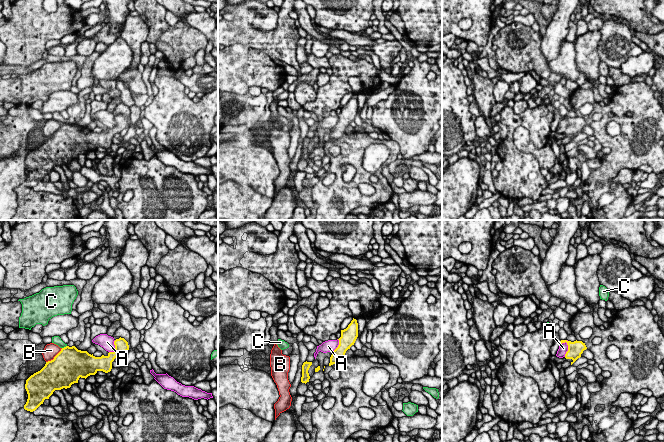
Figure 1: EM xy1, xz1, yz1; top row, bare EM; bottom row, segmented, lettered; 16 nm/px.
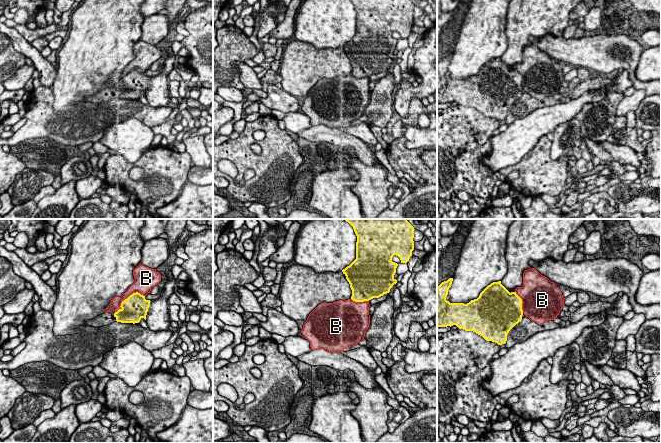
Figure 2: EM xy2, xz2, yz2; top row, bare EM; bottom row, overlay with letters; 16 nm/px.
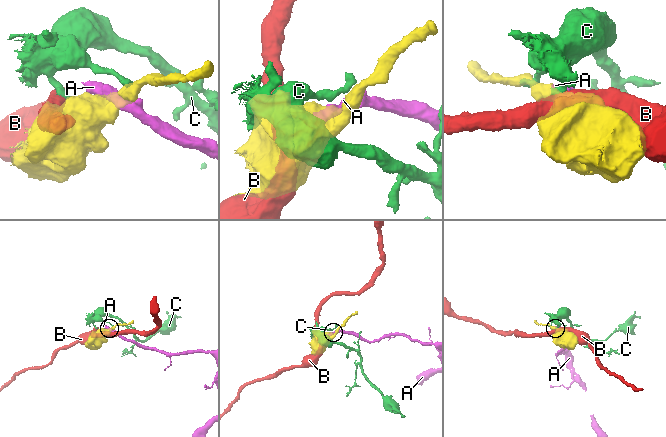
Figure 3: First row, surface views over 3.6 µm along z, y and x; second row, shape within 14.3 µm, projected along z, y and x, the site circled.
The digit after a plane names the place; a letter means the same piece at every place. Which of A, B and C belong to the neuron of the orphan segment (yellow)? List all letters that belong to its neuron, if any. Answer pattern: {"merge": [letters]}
{"merge": []}

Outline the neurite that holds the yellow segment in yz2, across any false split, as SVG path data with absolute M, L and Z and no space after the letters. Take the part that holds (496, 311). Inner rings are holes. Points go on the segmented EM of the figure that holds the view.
M449 278L437 286L437 327L456 325L459 329L475 332L486 341L492 341L498 345L505 344L509 331L522 320L522 299L516 292L510 293L501 281L498 281L488 285L477 299L467 304L450 303L446 297L452 281L453 278Z

